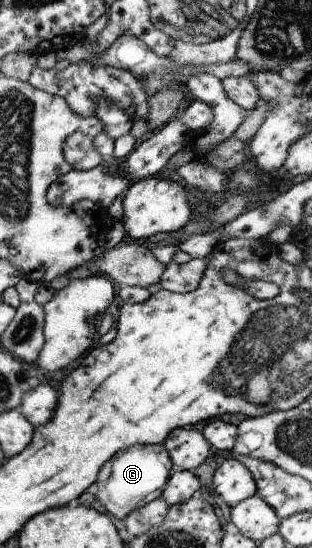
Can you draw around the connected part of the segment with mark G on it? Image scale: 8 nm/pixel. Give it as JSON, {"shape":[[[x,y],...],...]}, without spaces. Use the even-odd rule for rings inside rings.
{"shape":[[[164,443],[133,446],[130,450],[117,454],[118,458],[110,458],[110,462],[106,462],[106,470],[102,470],[102,478],[98,478],[96,482],[96,498],[104,506],[104,510],[114,514],[116,518],[125,519],[155,498],[162,497],[166,481],[174,474],[174,463]]]}

